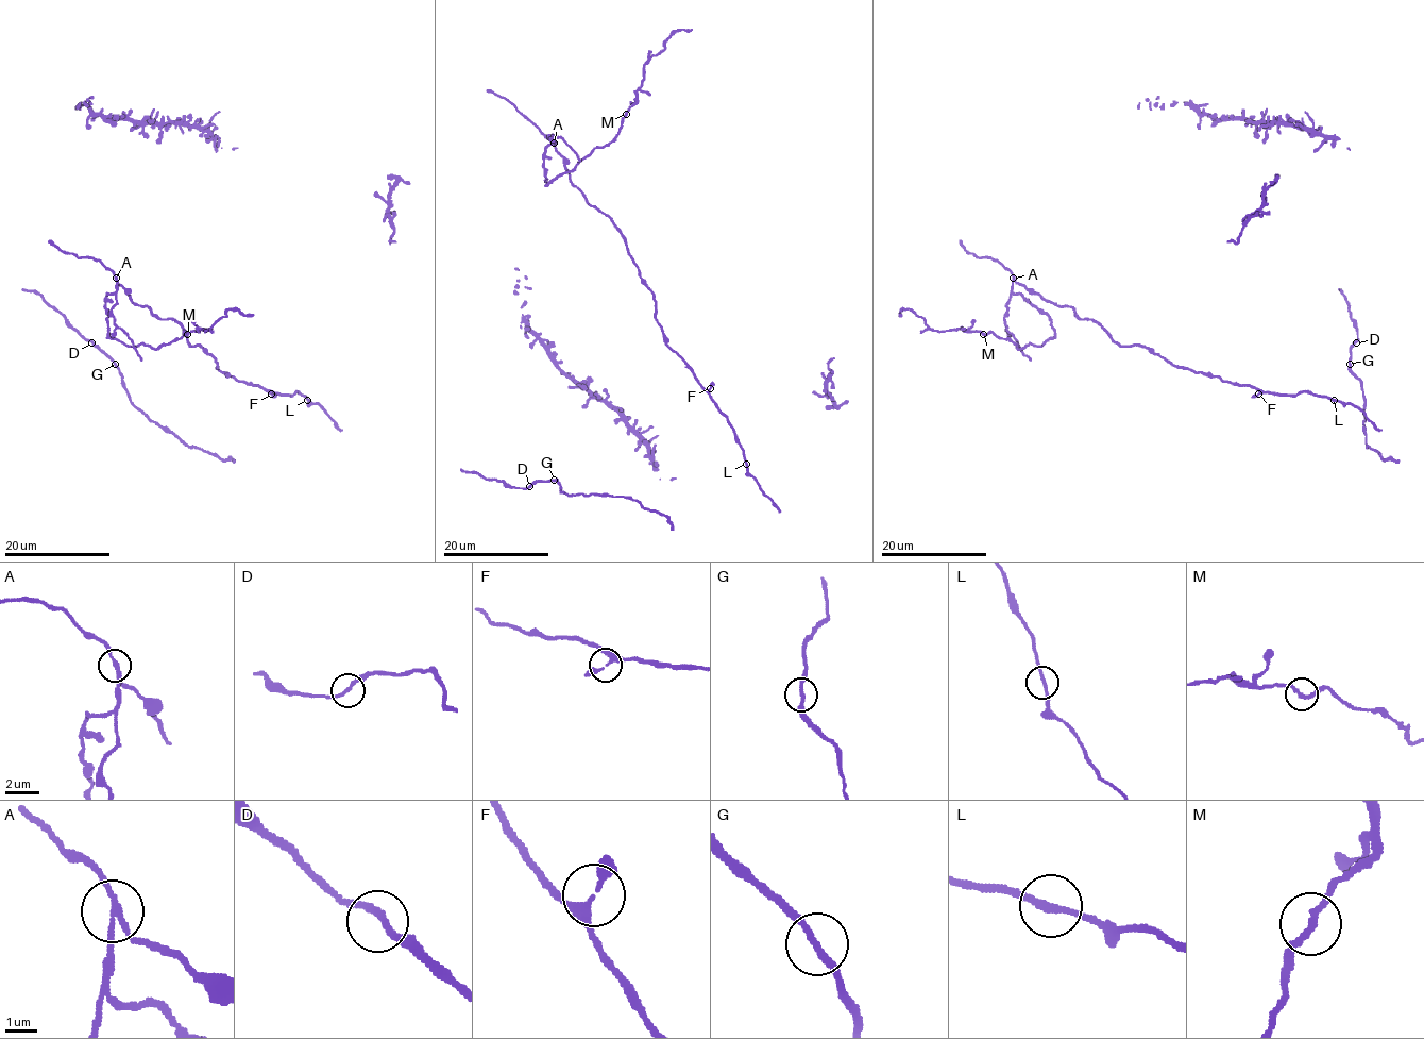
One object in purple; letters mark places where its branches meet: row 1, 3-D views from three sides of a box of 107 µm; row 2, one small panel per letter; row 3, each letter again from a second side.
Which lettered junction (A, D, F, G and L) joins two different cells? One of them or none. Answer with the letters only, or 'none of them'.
A

